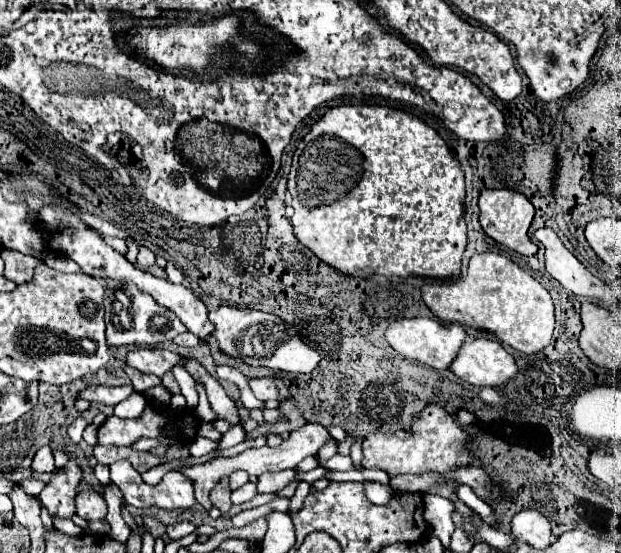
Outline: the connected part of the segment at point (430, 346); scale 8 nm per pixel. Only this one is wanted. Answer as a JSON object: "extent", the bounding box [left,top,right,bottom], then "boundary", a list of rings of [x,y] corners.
{"extent":[385,318,465,368],"boundary":[[[411,318],[411,320],[399,320],[393,322],[387,332],[385,338],[391,344],[393,350],[397,350],[399,354],[403,354],[405,358],[423,362],[431,368],[449,368],[451,362],[457,358],[457,352],[461,350],[463,342],[465,342],[465,328],[461,324],[451,324],[451,322],[437,322],[431,318]]]}

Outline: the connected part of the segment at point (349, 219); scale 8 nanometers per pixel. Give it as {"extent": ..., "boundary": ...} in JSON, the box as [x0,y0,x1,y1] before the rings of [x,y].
{"extent":[287,105,467,278],"boundary":[[[341,105],[330,108],[329,112],[319,118],[311,132],[301,140],[293,154],[293,164],[289,172],[287,190],[291,194],[291,206],[295,208],[295,214],[291,218],[297,240],[307,246],[317,258],[325,258],[325,264],[339,272],[349,272],[357,278],[371,278],[375,274],[379,276],[431,276],[431,278],[459,278],[461,272],[461,256],[467,246],[467,226],[465,226],[465,186],[463,186],[463,172],[459,166],[459,160],[451,154],[445,140],[423,120],[417,116],[411,116],[403,110],[393,110],[380,105]]]}

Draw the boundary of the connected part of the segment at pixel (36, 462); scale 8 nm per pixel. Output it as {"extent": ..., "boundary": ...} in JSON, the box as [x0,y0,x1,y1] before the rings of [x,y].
{"extent":[31,446,55,474],"boundary":[[[49,446],[37,450],[31,468],[33,468],[35,472],[39,472],[39,474],[43,474],[43,472],[53,472],[53,470],[55,470],[55,464],[53,464],[53,452],[51,452]]]}

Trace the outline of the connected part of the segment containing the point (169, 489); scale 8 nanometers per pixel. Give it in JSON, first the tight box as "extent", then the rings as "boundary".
{"extent":[109,460,195,510],"boundary":[[[129,460],[113,462],[109,468],[111,468],[111,482],[119,486],[119,490],[125,496],[125,502],[135,508],[159,506],[175,510],[175,508],[191,508],[195,504],[195,486],[181,472],[169,472],[157,486],[149,486],[147,482],[143,482],[143,478],[131,466]]]}

